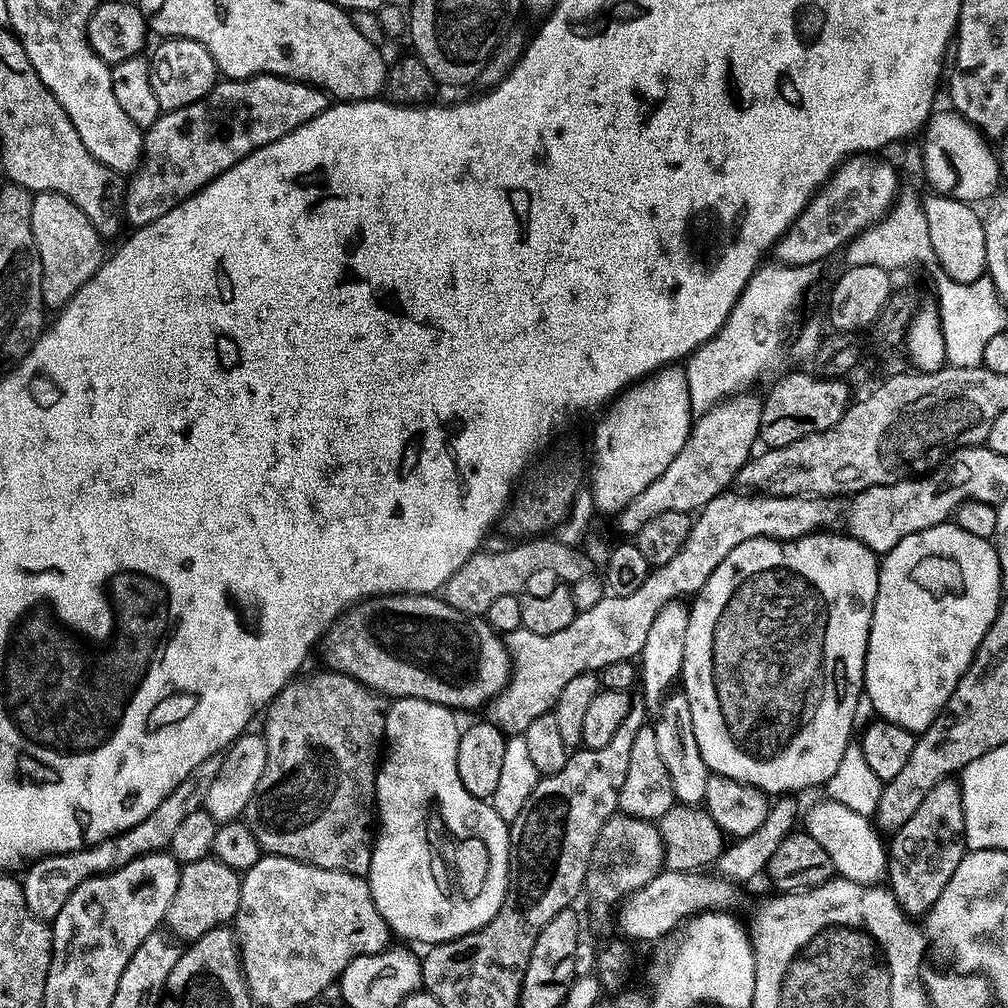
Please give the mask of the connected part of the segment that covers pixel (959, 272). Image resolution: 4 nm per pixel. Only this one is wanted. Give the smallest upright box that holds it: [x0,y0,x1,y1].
[924,194,987,284]

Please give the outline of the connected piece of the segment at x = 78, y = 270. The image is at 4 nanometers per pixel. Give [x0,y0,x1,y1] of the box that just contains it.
[30,192,106,310]

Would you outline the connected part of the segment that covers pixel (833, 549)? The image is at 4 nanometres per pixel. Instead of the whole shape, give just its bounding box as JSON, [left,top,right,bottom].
[680,533,880,794]

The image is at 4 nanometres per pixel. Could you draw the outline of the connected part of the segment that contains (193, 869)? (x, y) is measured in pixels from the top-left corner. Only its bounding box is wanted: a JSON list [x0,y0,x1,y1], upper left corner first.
[164,856,241,942]

